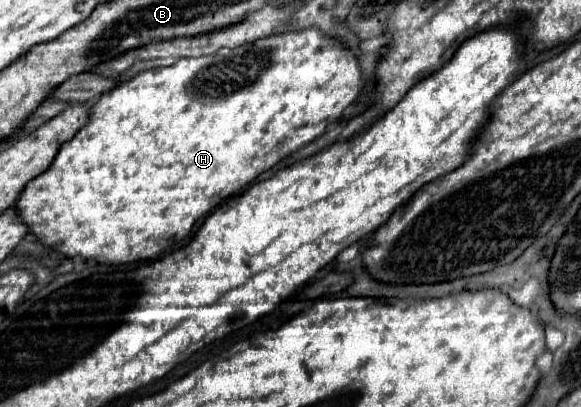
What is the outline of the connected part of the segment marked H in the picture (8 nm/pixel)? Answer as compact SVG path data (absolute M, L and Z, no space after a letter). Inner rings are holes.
M310 27L302 31L286 31L286 33L258 39L254 43L244 43L234 49L220 49L214 55L178 59L178 63L170 67L156 67L156 69L140 71L132 79L120 83L120 87L114 87L114 91L108 91L106 95L102 95L92 105L90 123L84 125L70 141L66 141L60 147L52 165L42 175L38 175L26 185L26 189L16 201L18 213L28 223L30 233L38 235L38 239L44 245L60 249L68 257L82 255L86 261L96 259L98 263L132 263L138 259L154 259L160 253L188 239L192 235L194 225L200 219L204 219L212 209L216 209L220 203L235 195L236 192L241 192L260 173L272 169L278 161L282 161L290 153L318 139L326 131L328 123L338 121L344 109L358 99L362 87L364 87L364 77L362 77L358 57L344 43L344 39L328 37L318 27Z

